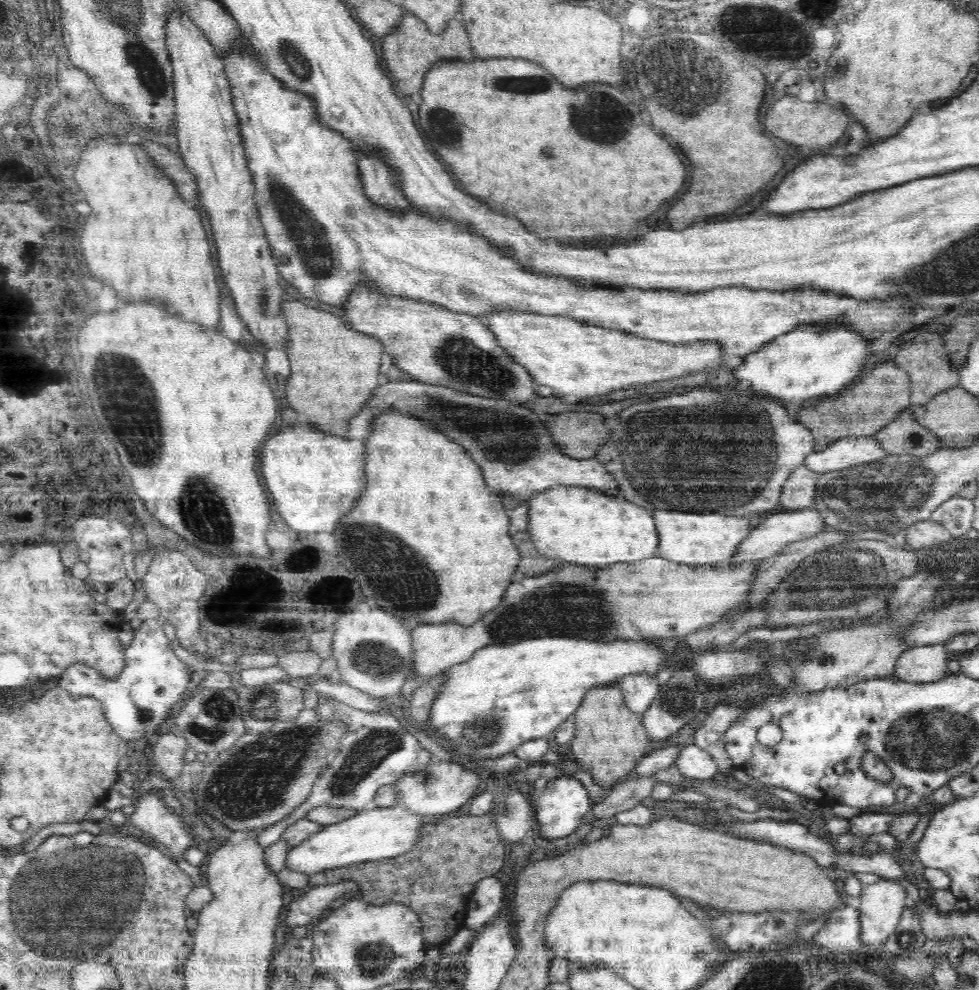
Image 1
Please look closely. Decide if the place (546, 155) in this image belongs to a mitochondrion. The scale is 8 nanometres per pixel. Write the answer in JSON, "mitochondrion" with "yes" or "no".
{"mitochondrion":"yes"}

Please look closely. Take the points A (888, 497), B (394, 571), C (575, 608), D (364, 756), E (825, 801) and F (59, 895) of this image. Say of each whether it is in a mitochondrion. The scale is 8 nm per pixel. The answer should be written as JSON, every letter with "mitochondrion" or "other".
{"A":"mitochondrion","B":"mitochondrion","C":"mitochondrion","D":"mitochondrion","E":"other","F":"mitochondrion"}

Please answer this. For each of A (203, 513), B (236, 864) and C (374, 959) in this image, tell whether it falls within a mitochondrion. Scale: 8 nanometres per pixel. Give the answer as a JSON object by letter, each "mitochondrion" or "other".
{"A":"mitochondrion","B":"other","C":"mitochondrion"}

